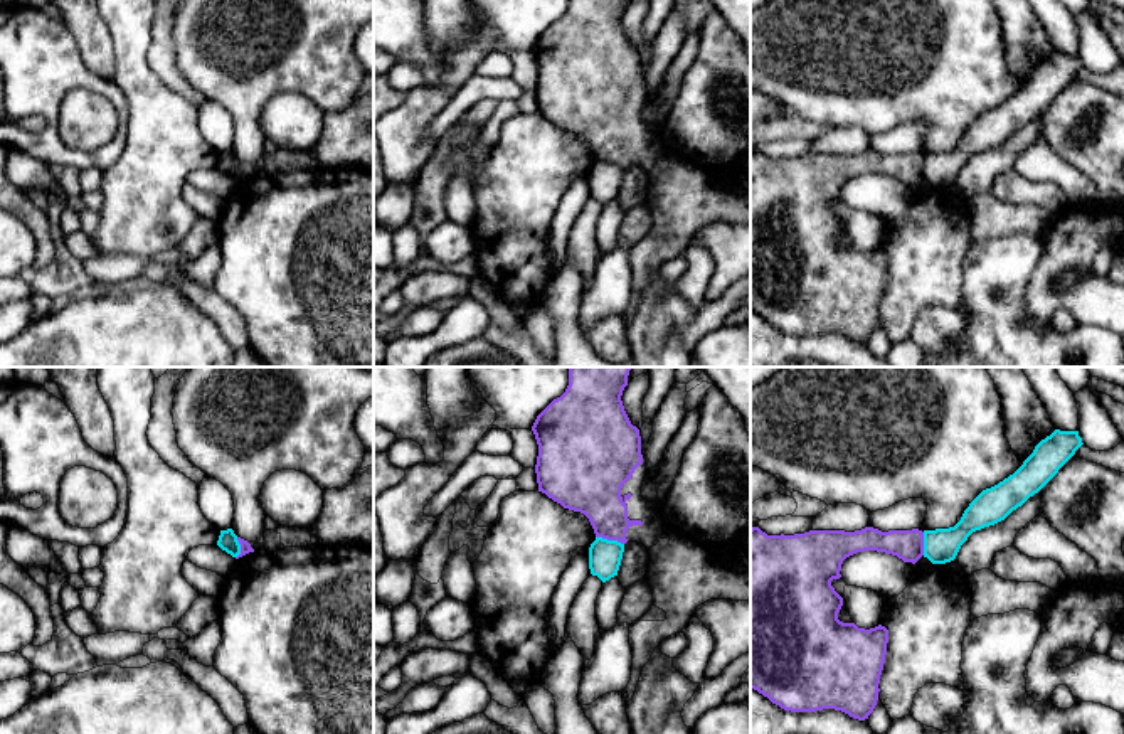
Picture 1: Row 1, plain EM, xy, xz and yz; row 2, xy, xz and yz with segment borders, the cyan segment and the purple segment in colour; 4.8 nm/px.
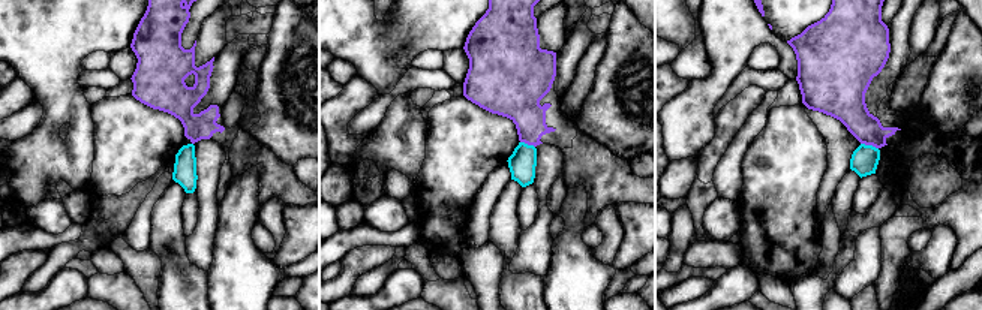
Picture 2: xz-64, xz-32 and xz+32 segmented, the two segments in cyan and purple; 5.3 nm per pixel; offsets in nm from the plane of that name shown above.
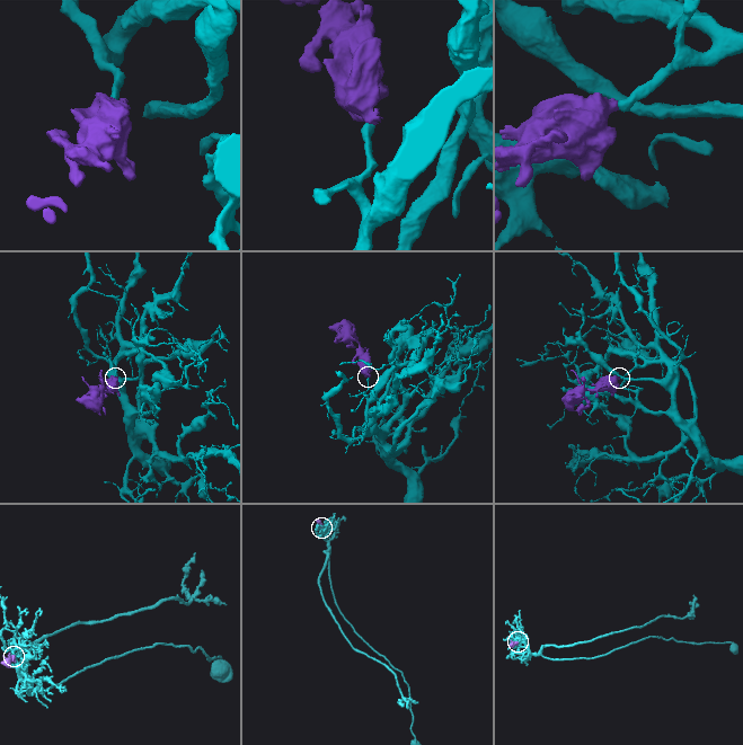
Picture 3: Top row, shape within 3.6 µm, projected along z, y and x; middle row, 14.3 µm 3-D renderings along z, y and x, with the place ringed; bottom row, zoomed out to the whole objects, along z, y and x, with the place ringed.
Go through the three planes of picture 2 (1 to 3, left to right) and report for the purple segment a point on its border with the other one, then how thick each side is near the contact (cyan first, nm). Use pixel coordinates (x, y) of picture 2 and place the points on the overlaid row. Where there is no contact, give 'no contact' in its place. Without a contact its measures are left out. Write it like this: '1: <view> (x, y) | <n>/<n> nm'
1: no contact
2: xz-32 (526, 144) | 150/220 nm
3: xz+32 (870, 146) | 150/190 nm

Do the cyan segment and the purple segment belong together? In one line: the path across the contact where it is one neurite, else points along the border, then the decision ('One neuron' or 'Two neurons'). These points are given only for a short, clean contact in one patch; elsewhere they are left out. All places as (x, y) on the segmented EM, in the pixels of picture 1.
Boundary: xz (596, 536), (616, 539), (623, 544). Two neurons

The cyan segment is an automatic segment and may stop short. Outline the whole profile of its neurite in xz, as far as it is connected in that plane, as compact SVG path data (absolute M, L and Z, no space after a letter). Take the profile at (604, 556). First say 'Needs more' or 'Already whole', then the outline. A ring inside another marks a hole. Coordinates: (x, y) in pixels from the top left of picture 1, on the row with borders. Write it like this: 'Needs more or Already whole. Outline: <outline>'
Already whole. Outline: M596 537L589 547L589 569L592 576L597 576L602 582L618 576L624 544L618 540L607 540Z

